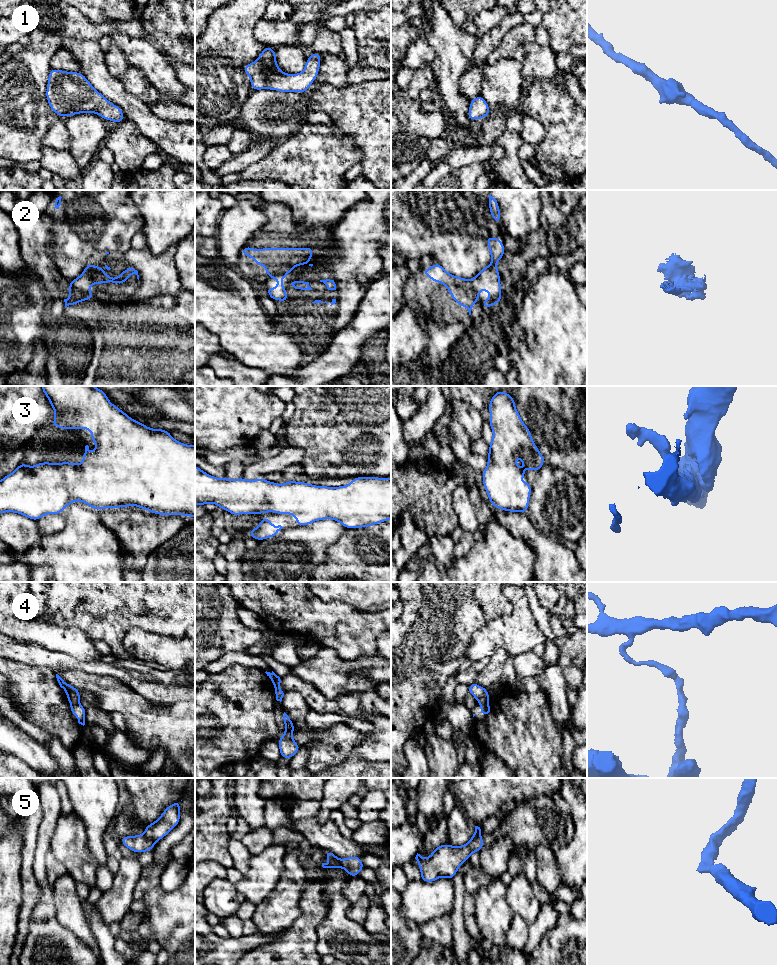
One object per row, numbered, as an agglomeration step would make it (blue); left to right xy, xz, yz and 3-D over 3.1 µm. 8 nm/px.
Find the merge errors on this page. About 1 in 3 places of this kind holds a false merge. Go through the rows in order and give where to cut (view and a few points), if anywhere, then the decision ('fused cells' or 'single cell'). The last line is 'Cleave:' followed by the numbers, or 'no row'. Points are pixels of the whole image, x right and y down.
1: no cut; single cell
2: cut in xy along (72, 281), (75, 288), (84, 293), (89, 293), (93, 297); fused cells
3: no cut; single cell
4: cut in xy along (78, 703), (71, 705); fused cells
5: cut in xy along (144, 834), (155, 841); fused cells
Cleave: 2, 4, 5

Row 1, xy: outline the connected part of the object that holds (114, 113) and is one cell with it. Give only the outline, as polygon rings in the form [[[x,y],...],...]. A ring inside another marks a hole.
[[[50,68],[46,99],[51,110],[63,118],[80,113],[96,113],[115,123],[126,119],[120,107],[95,90],[80,72]]]

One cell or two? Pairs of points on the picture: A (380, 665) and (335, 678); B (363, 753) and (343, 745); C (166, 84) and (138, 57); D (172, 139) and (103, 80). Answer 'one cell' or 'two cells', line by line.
A: one cell
B: two cells
C: one cell
D: one cell

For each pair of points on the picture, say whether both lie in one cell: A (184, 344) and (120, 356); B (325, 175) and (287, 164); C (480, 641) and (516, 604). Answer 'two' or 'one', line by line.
A: one
B: one
C: one

